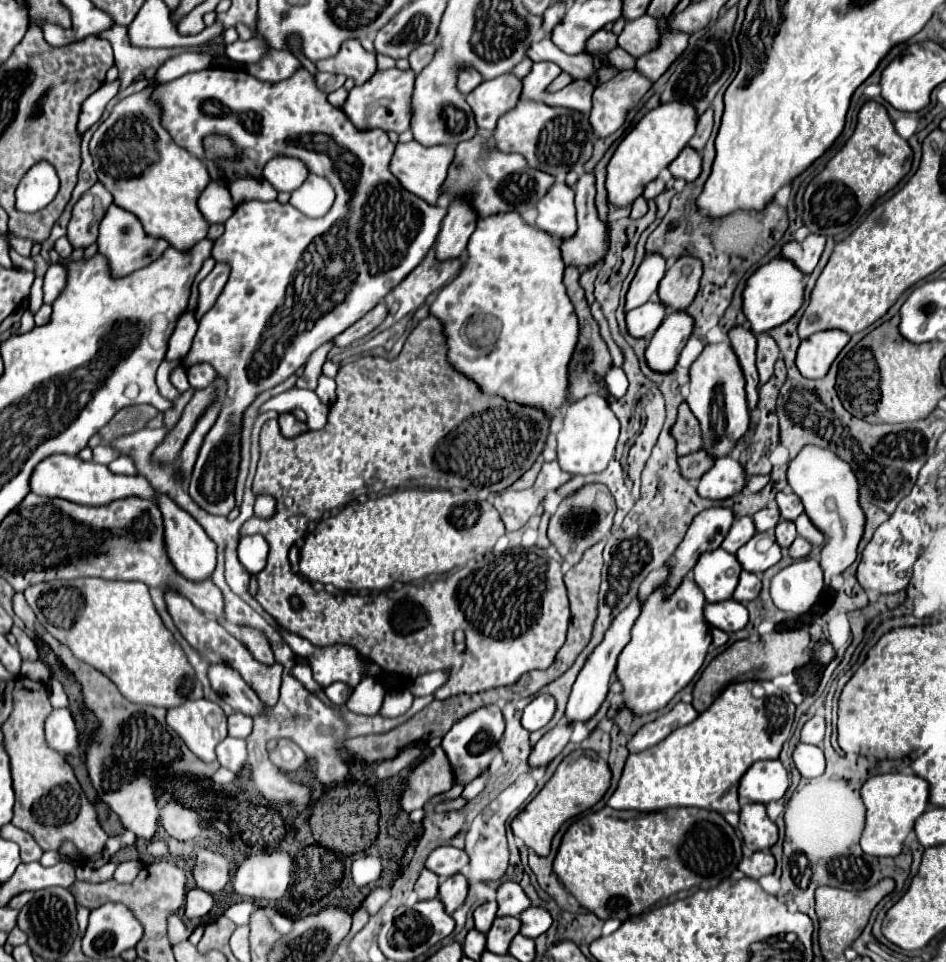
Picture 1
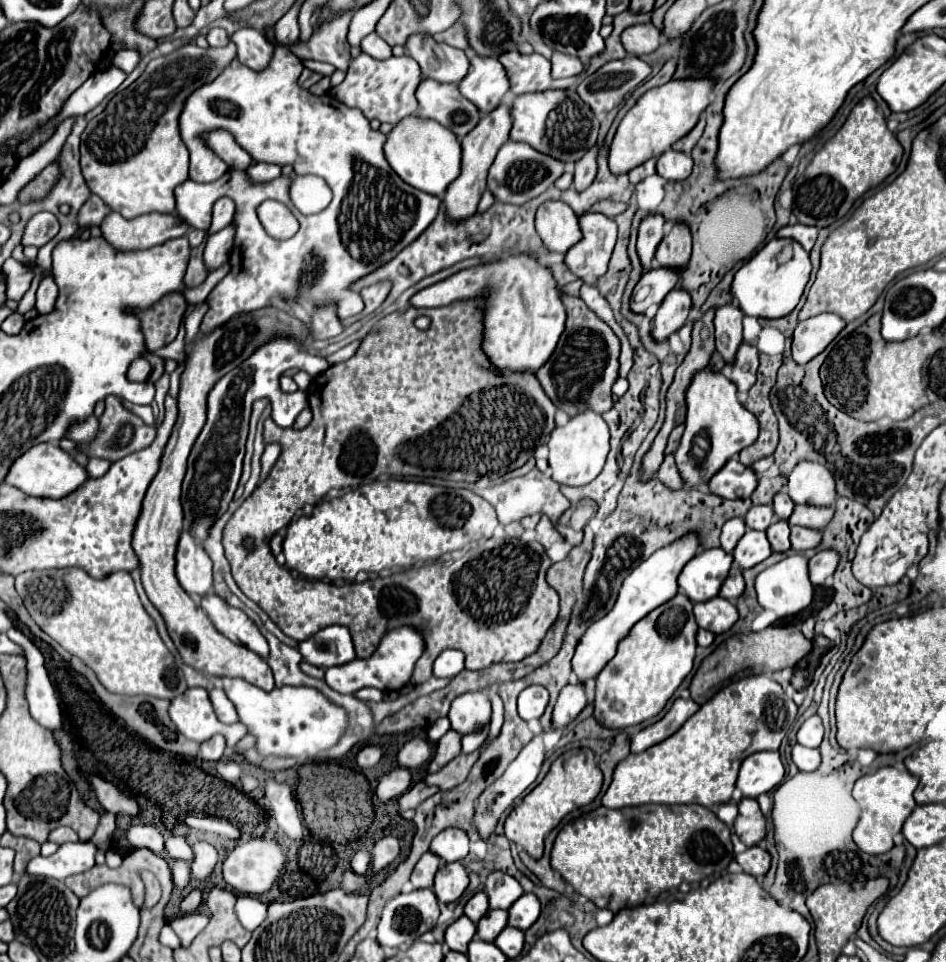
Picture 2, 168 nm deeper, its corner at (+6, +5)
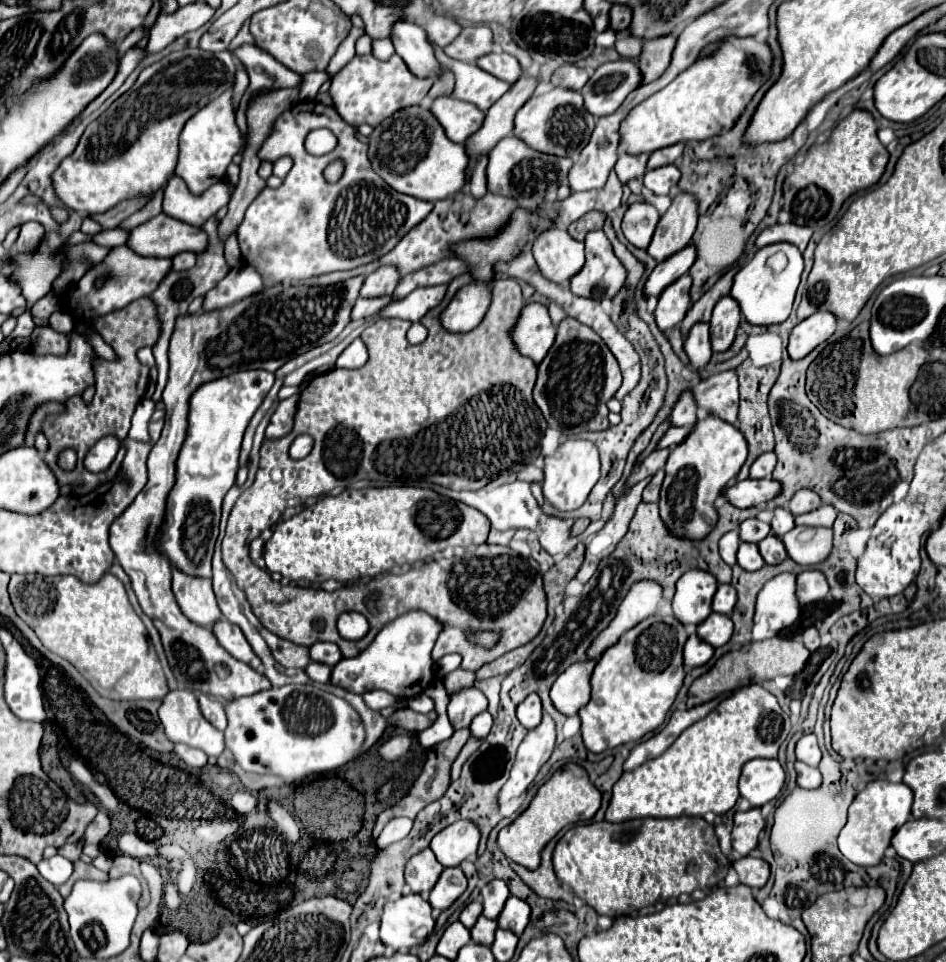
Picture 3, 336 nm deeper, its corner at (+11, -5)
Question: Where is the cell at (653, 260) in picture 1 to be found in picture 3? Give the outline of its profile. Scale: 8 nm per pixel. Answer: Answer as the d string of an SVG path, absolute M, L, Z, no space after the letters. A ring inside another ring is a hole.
M633 202L623 216L621 230L633 246L645 250L651 242L651 236L653 236L657 222L659 222L659 212L655 210L653 204Z

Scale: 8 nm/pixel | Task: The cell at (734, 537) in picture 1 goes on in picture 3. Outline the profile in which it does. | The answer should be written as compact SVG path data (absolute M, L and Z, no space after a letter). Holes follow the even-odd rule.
M733 530L733 532L725 534L725 536L721 538L721 542L719 542L721 558L723 558L729 566L733 566L733 564L737 562L737 560L735 560L735 554L737 554L739 544L741 544L741 540L739 540L739 532L737 532L737 530Z

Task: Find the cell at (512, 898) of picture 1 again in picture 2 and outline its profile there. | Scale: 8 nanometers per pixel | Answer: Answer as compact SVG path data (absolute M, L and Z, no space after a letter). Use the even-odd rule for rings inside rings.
M492 872L484 884L484 892L488 894L492 910L508 910L524 894L520 882L506 872Z

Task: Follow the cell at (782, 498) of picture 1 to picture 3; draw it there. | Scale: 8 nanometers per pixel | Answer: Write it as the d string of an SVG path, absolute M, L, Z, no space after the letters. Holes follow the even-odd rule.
M775 508L773 520L771 520L771 532L781 538L781 536L787 534L793 526L795 526L795 524L793 524L793 514L787 512L787 510L783 510L783 508Z

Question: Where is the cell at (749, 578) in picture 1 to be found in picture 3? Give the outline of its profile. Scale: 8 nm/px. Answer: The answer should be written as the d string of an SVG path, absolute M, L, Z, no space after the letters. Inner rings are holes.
M731 584L717 586L717 592L713 596L713 612L717 612L717 614L731 614L735 602L737 602L737 592L733 590Z

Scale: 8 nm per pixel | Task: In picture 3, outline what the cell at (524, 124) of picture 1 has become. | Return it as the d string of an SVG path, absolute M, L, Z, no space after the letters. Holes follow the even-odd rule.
M553 88L545 94L535 94L525 102L515 116L515 136L527 142L533 150L557 156L577 158L589 142L589 134L593 132L595 118L585 110L583 98L577 90L569 88Z

